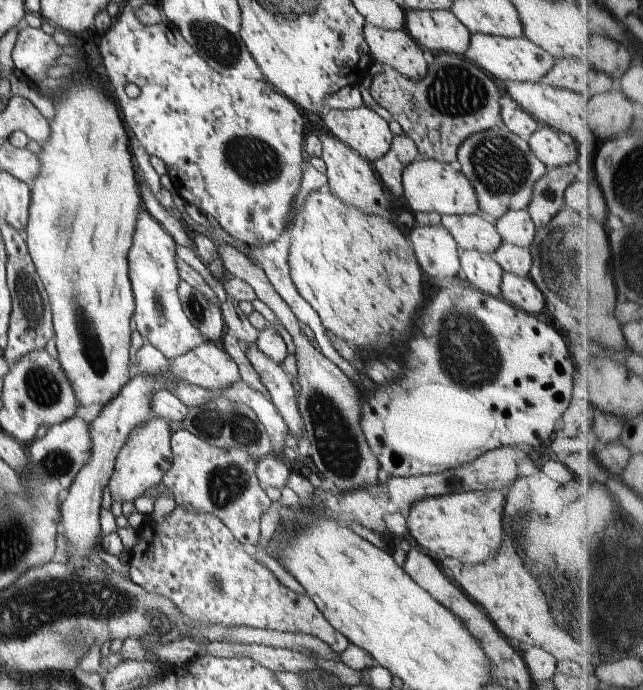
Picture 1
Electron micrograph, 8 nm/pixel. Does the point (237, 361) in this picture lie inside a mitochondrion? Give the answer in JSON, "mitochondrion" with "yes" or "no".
{"mitochondrion":"no"}

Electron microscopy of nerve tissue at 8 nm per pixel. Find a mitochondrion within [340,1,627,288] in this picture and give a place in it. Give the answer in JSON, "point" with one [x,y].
{"point":[501,167]}

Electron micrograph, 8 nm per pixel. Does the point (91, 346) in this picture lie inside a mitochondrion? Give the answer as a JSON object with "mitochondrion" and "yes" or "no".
{"mitochondrion":"yes"}

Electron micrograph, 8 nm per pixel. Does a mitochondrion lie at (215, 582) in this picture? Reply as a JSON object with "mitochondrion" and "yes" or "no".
{"mitochondrion":"yes"}

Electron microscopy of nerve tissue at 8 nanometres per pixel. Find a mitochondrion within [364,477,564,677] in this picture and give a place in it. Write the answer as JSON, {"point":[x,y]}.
{"point":[518,525]}

